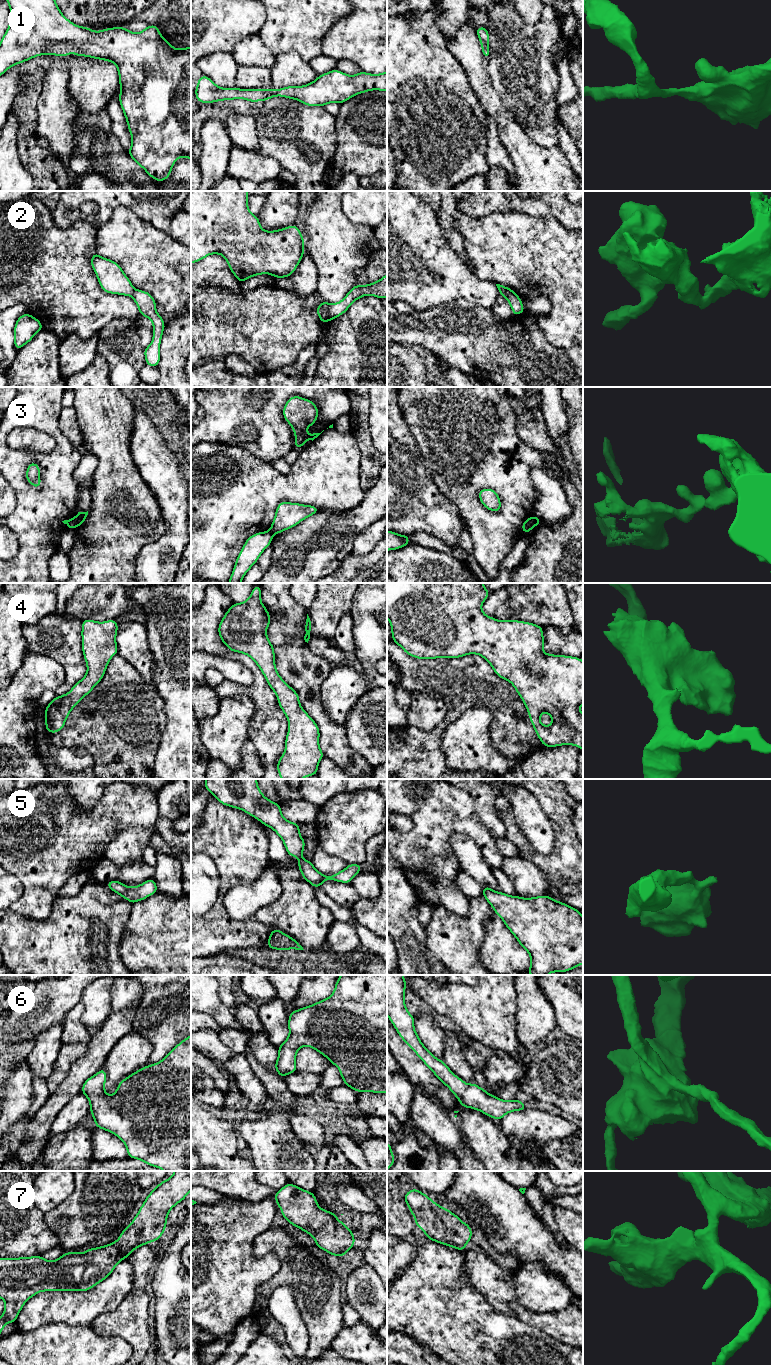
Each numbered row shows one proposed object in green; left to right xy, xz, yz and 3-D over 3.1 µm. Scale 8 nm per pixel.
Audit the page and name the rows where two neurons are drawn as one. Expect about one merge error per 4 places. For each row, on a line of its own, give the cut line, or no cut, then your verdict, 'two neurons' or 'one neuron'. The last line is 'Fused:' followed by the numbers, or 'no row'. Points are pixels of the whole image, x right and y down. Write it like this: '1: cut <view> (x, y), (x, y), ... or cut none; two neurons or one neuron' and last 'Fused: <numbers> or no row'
1: cut none; one neuron
2: cut xz (330, 304), (327, 320); two neurons
3: cut yz (534, 516), (532, 526); two neurons
4: cut none; one neuron
5: cut none; one neuron
6: cut none; one neuron
7: cut none; one neuron
Fused: 2, 3

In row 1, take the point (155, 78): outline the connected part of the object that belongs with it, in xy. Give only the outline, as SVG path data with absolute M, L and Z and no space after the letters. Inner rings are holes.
M6 0L6 2L10 7L10 23L0 41L0 76L12 66L26 62L27 60L43 54L70 56L70 52L73 51L74 56L85 56L113 62L117 67L119 73L119 85L121 86L119 102L132 137L131 147L128 151L129 156L157 182L167 180L169 178L172 167L178 158L186 157L191 160L191 47L185 47L182 49L174 48L166 39L163 38L157 25L149 25L139 33L131 32L126 27L106 28L99 32L95 30L92 31L89 27L75 25L69 19L65 18L57 6L56 0Z

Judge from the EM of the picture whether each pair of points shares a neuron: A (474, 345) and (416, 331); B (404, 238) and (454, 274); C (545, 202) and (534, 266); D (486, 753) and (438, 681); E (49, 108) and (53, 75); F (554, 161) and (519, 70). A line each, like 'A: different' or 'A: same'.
A: same
B: same
C: different
D: different
E: same
F: different

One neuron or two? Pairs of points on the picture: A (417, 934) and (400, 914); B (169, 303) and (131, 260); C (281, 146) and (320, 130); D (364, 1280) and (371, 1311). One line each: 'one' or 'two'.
A: one
B: one
C: one
D: one

